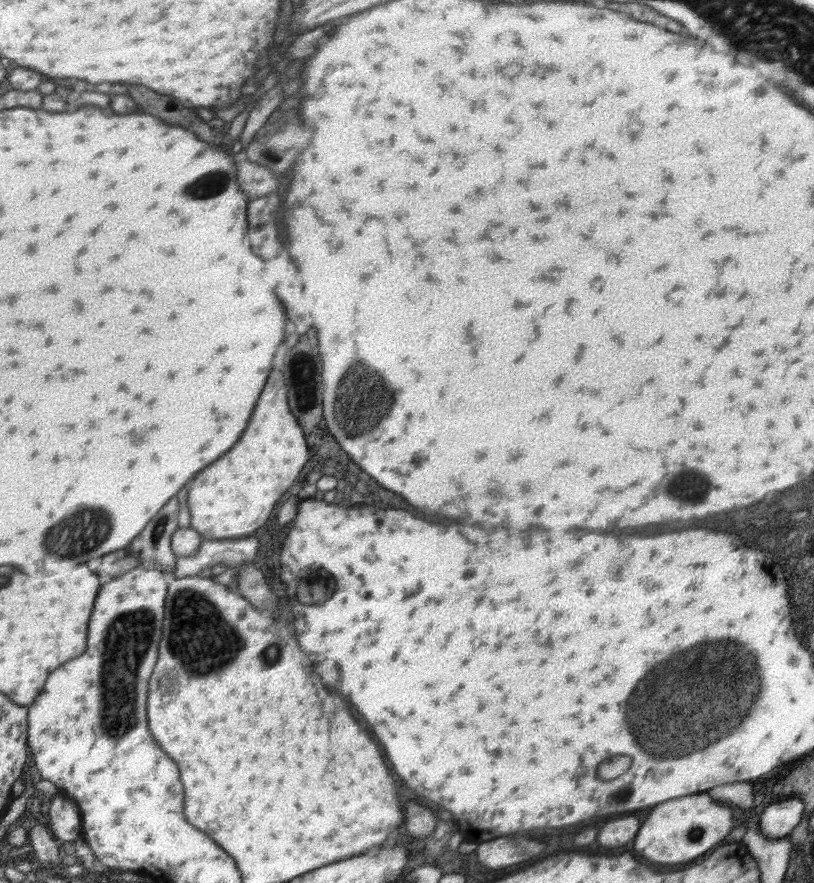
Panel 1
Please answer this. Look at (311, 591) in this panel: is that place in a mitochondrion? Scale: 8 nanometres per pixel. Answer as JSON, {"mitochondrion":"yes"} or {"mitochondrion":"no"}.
{"mitochondrion":"yes"}

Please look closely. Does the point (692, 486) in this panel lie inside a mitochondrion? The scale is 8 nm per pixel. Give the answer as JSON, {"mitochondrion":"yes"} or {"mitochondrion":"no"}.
{"mitochondrion":"yes"}

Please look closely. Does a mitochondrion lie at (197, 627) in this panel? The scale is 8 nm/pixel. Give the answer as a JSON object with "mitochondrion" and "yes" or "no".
{"mitochondrion":"yes"}

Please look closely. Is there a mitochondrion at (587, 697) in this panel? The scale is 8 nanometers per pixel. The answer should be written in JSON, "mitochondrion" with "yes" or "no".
{"mitochondrion":"no"}

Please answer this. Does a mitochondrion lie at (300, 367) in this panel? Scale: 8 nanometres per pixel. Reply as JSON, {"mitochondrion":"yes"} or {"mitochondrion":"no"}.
{"mitochondrion":"yes"}

